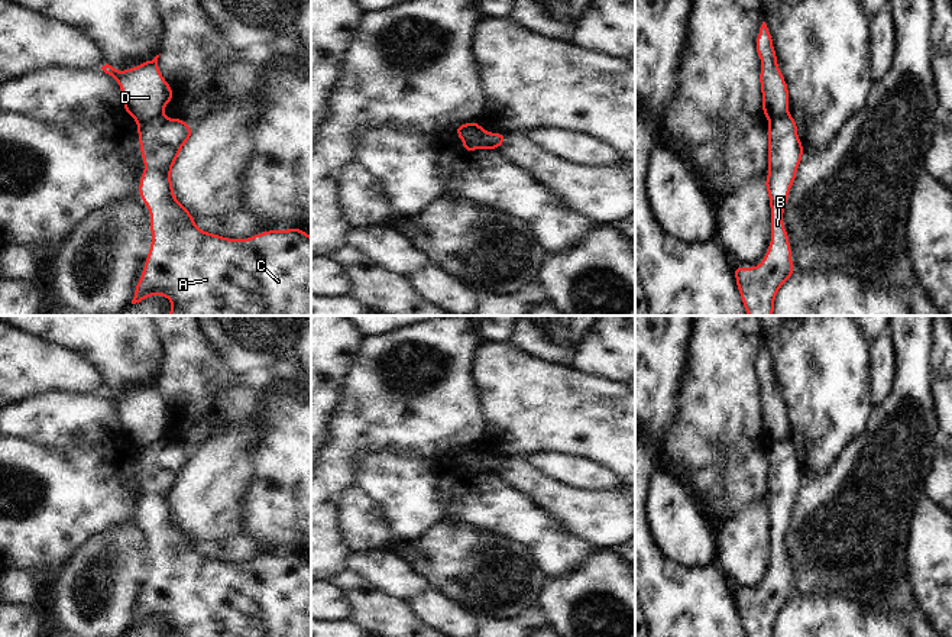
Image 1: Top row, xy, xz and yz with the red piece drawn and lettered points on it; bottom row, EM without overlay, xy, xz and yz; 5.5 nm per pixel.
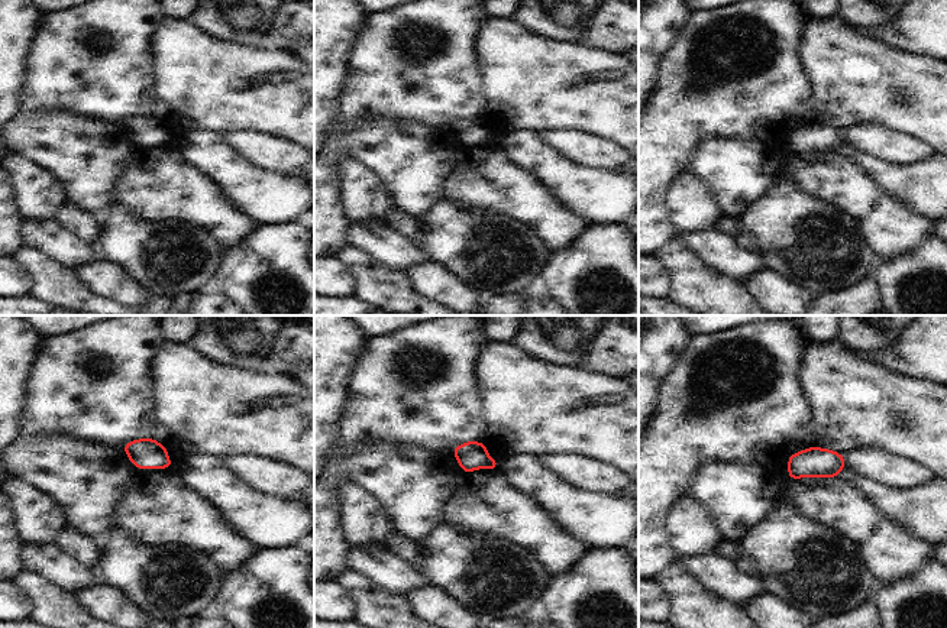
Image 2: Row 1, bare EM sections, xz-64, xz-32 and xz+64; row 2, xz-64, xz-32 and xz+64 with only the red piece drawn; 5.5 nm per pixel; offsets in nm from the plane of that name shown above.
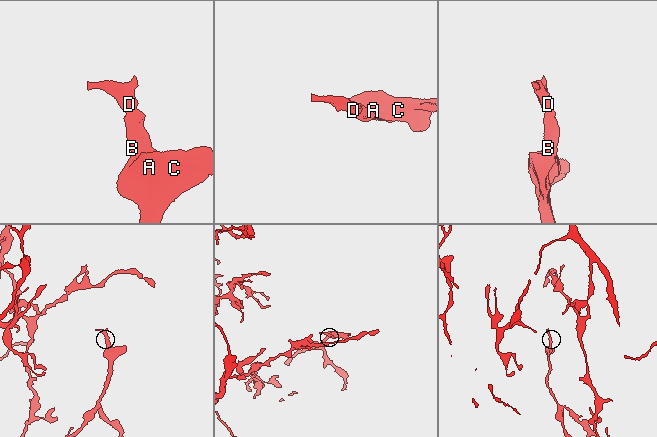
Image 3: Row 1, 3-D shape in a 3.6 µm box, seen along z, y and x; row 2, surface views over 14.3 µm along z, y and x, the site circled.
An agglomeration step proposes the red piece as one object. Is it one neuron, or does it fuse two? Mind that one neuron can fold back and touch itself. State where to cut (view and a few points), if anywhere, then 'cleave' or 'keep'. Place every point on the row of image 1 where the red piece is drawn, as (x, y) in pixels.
cut in xy along (161, 115), (139, 122); cleave

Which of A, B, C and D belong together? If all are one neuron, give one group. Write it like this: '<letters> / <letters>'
A B C / D

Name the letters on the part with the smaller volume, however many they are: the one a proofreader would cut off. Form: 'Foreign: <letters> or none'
Foreign: D

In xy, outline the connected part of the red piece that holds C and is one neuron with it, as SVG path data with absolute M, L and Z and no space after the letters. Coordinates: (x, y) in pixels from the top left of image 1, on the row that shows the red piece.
M165 116L142 120L136 127L145 172L140 177L139 195L150 213L152 245L136 284L132 304L150 295L165 295L172 303L168 316L311 316L311 237L301 229L268 230L249 239L229 239L203 232L192 214L174 197L172 166L192 129L184 119Z

